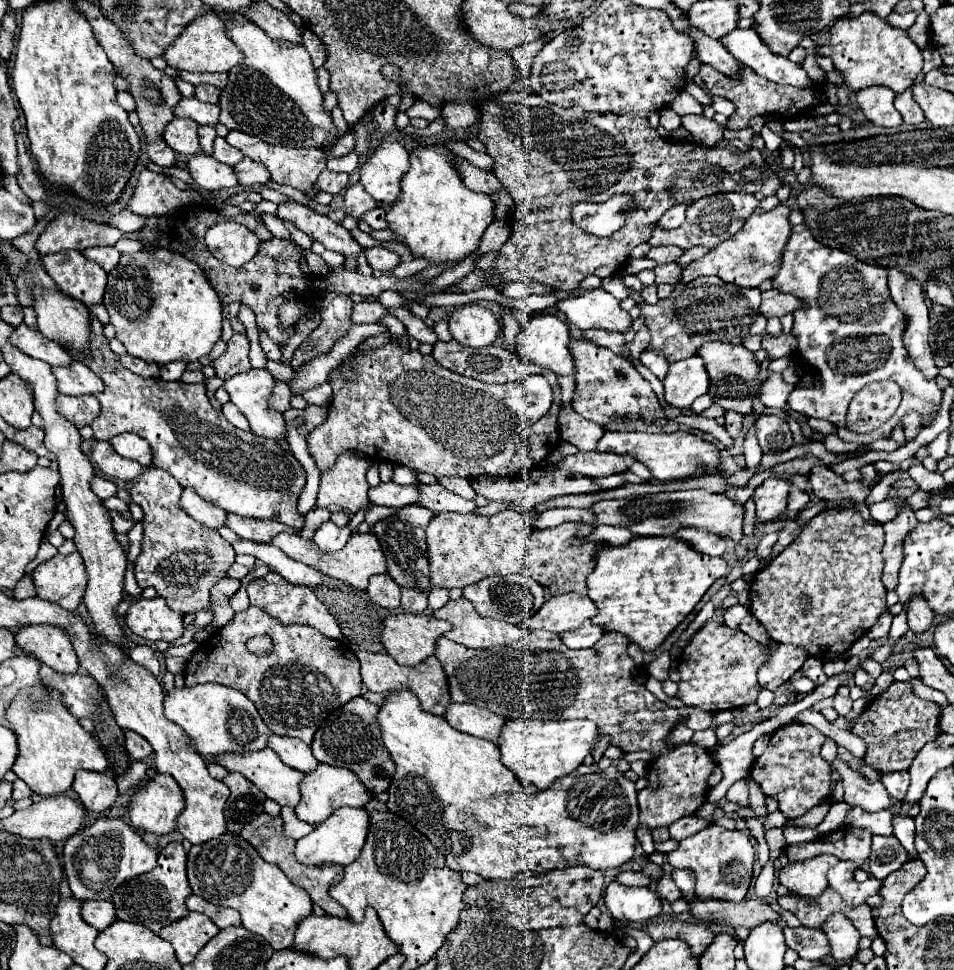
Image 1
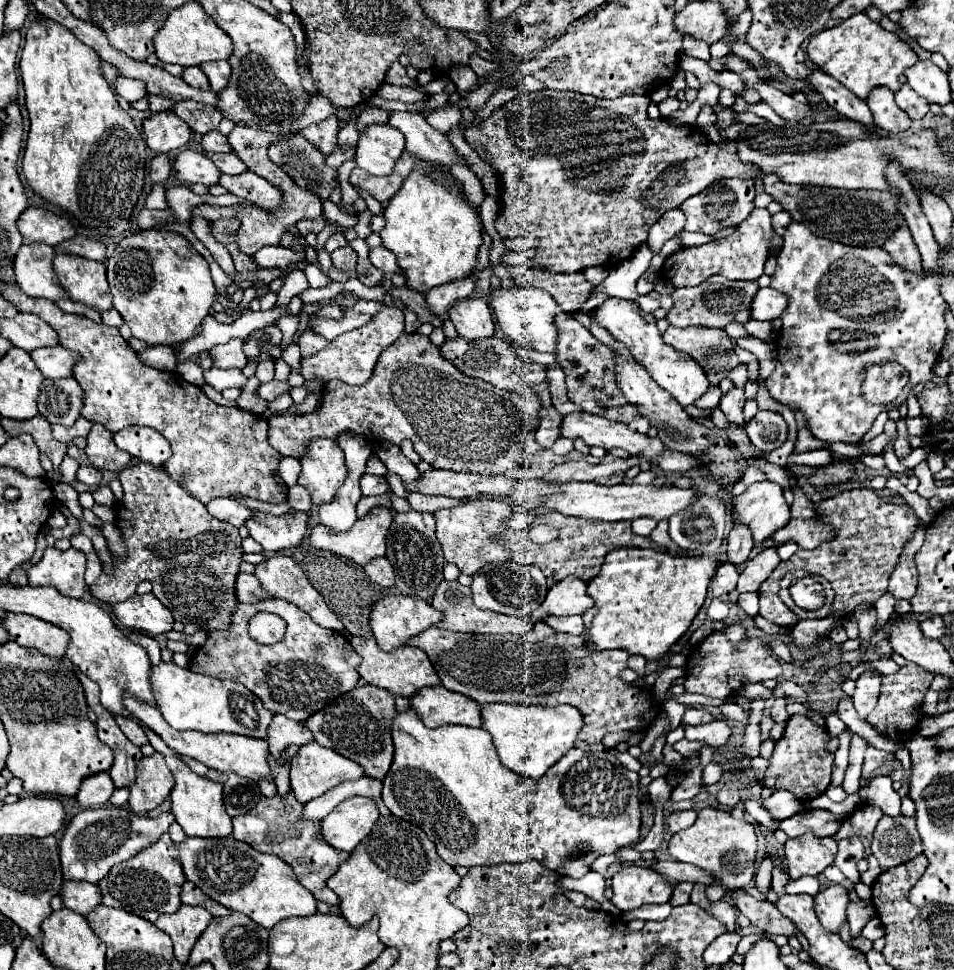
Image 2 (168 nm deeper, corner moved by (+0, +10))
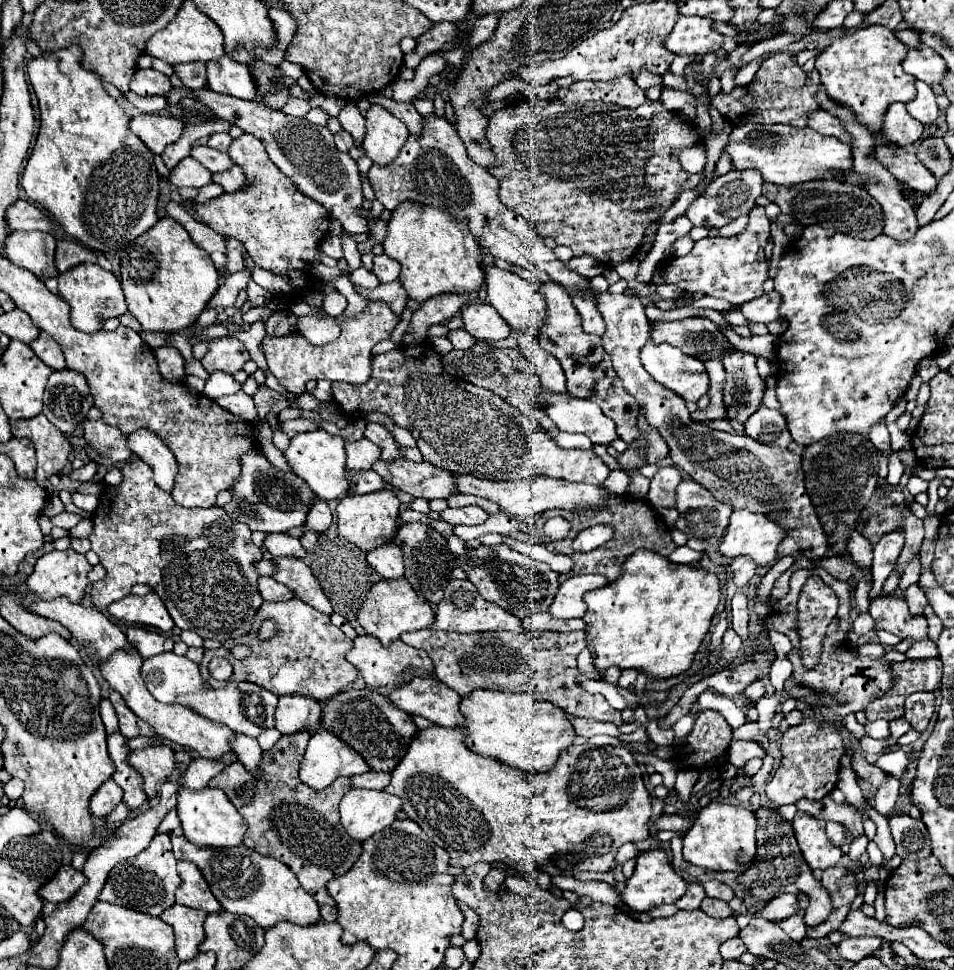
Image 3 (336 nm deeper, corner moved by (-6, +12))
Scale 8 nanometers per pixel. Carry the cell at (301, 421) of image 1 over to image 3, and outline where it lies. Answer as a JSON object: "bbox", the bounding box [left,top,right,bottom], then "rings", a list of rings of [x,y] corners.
{"bbox":[263,532,307,558],"rings":[[[271,532],[265,536],[263,546],[271,552],[271,556],[291,556],[291,558],[303,558],[307,552],[301,546],[299,538],[293,538],[283,532]]]}

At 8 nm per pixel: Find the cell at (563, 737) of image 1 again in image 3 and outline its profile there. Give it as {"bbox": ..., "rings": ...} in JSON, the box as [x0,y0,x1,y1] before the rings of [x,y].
{"bbox":[461,690,575,772],"rings":[[[475,690],[461,700],[461,712],[467,718],[467,746],[481,756],[495,756],[513,768],[527,772],[549,772],[557,764],[561,750],[573,744],[575,728],[563,708],[535,700],[529,694],[511,694],[497,690]]]}

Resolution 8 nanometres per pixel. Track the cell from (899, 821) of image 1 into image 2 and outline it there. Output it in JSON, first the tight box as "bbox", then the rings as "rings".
{"bbox":[859,776,901,816],"rings":[[[875,776],[875,778],[871,778],[867,782],[867,786],[863,786],[859,790],[861,802],[879,806],[889,816],[899,816],[901,814],[901,798],[893,790],[891,782],[893,780],[889,776]]]}

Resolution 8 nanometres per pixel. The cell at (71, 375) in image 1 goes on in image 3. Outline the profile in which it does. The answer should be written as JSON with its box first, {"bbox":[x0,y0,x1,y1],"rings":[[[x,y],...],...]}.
{"bbox":[31,332,65,370],"rings":[[[41,332],[37,340],[31,342],[31,350],[43,360],[51,370],[63,370],[65,368],[65,358],[61,352],[61,346],[55,338],[51,338],[47,332]]]}

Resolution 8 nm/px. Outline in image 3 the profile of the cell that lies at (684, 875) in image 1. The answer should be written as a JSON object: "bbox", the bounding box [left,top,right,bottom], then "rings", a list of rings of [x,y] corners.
{"bbox":[701,896,731,918],"rings":[[[709,896],[703,900],[701,910],[703,910],[705,914],[713,916],[713,918],[719,918],[719,916],[721,916],[721,918],[731,916],[731,910],[729,910],[729,906],[727,906],[723,900],[711,900]]]}

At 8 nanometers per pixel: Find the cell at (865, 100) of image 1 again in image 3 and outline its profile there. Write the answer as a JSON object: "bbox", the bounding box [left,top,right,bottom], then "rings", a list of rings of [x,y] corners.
{"bbox":[883,102,925,148],"rings":[[[895,102],[891,104],[891,108],[887,108],[885,118],[883,118],[883,134],[887,140],[905,148],[905,146],[915,144],[921,138],[923,130],[925,126],[919,124],[919,120],[915,120],[905,110],[903,102]]]}

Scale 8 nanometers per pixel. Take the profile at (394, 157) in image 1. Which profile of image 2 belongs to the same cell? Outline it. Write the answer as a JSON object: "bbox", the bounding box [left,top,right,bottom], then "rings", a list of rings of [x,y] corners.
{"bbox":[357,124,405,176],"rings":[[[369,124],[357,142],[357,166],[373,176],[391,174],[397,158],[405,150],[403,134],[389,124]]]}

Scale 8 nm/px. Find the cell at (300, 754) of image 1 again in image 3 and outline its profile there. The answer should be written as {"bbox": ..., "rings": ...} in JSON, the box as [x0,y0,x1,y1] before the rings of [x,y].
{"bbox":[275,696,321,734],"rings":[[[281,696],[279,706],[275,710],[275,728],[281,734],[297,734],[297,732],[317,732],[321,720],[321,704],[317,700],[305,698],[305,696]]]}

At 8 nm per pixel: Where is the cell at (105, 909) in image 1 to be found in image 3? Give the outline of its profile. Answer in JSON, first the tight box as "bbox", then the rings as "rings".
{"bbox":[39,866,85,902],"rings":[[[61,866],[55,874],[55,880],[49,880],[41,890],[39,896],[47,902],[65,902],[77,894],[77,890],[85,884],[83,872],[75,870],[73,866]]]}

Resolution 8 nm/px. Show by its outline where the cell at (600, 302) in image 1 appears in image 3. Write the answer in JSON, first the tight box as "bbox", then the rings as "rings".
{"bbox":[639,336,709,402],"rings":[[[649,336],[647,344],[639,352],[645,370],[665,388],[697,402],[709,388],[709,378],[703,362],[683,354],[671,344],[655,344]]]}

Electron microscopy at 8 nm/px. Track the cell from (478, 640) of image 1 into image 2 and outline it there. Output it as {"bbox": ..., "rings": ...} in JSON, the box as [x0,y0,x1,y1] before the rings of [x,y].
{"bbox":[431,580,531,634],"rings":[[[443,580],[437,586],[437,592],[431,600],[431,606],[443,612],[443,620],[437,624],[443,630],[451,632],[473,632],[473,634],[527,634],[531,630],[531,622],[517,618],[517,616],[505,616],[497,612],[487,612],[477,606],[473,606],[471,590],[467,586],[461,586],[457,580]]]}

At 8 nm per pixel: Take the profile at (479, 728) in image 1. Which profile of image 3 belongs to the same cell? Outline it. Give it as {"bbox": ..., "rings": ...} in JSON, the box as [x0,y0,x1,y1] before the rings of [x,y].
{"bbox":[389,678,465,726],"rings":[[[413,678],[409,684],[395,688],[389,694],[391,702],[407,714],[419,714],[437,726],[463,726],[465,718],[459,712],[461,696],[447,688],[439,678]]]}

